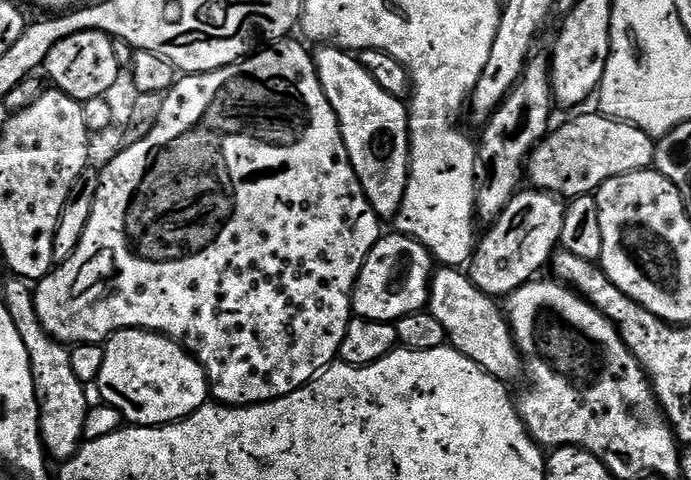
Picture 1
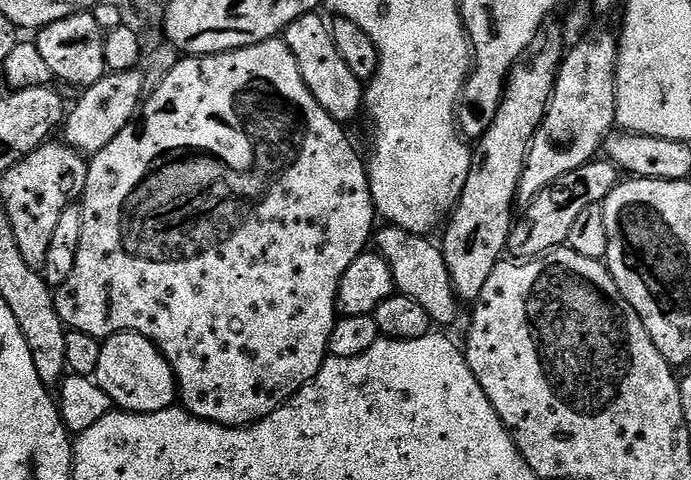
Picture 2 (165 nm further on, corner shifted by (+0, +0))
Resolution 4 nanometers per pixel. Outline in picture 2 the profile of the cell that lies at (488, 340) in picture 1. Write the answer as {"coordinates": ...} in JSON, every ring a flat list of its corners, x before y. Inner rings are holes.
{"coordinates":[[391,226,382,228,375,233,374,246,391,268,395,289,401,295,418,302,435,325,442,327,454,323,458,318,460,300,453,290,443,251,437,245,435,247,428,236,410,234,406,230]]}

